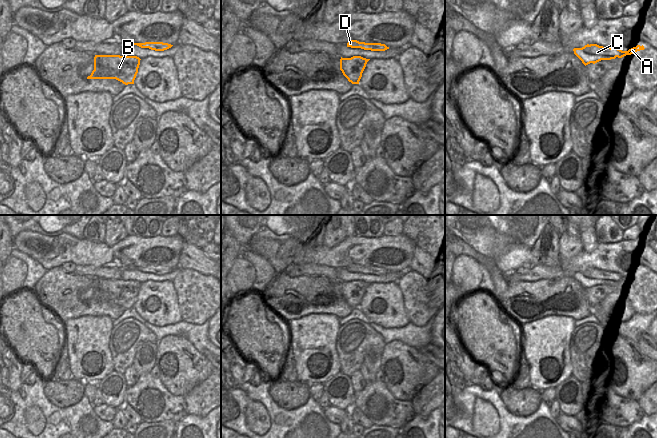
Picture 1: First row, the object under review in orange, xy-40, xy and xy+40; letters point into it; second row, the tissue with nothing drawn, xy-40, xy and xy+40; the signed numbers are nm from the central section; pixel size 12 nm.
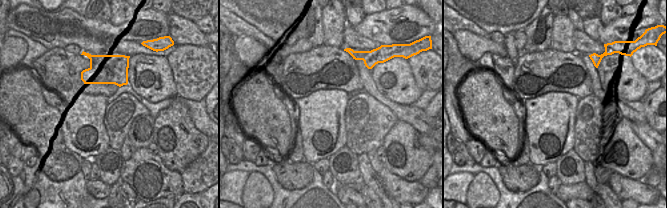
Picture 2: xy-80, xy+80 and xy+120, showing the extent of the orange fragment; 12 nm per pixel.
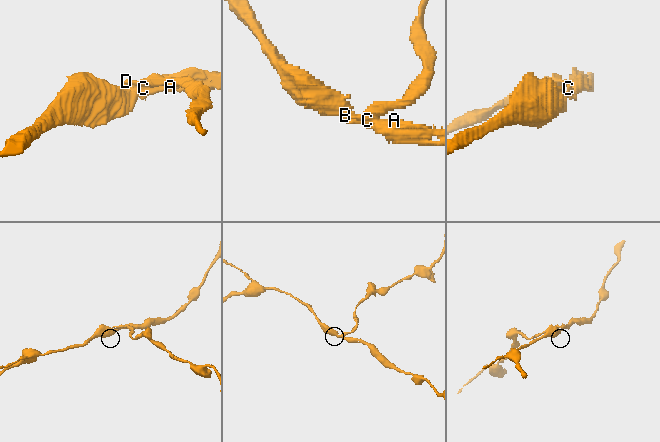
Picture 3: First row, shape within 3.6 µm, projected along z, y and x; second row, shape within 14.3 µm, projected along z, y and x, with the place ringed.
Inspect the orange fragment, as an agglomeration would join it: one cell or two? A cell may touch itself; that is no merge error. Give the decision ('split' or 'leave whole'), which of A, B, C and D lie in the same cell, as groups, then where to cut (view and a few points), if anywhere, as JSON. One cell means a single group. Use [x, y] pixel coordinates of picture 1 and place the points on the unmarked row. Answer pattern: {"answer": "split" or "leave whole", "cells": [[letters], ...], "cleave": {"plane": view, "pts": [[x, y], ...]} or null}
{"answer": "split", "cells": [["A", "B", "C"], ["D"]], "cleave": {"plane": "xy+40", "pts": [[589, 269], [584, 271]]}}

